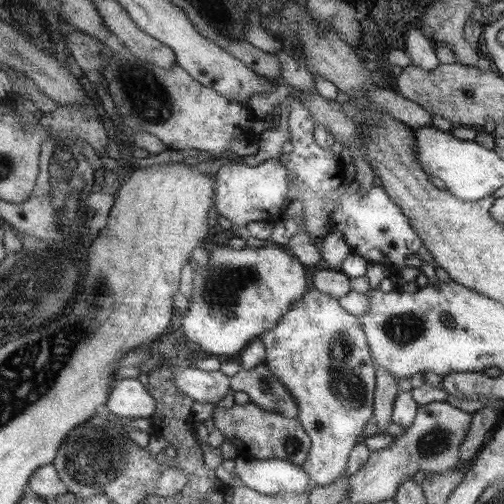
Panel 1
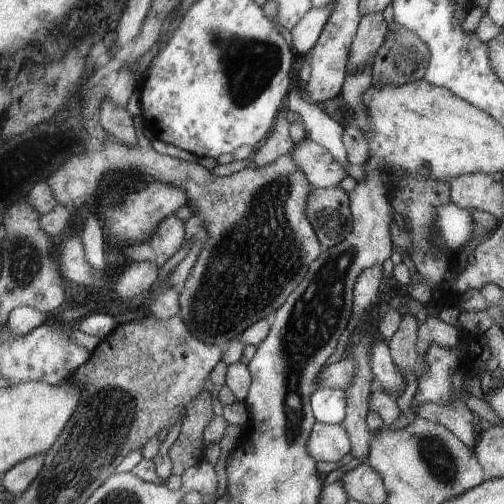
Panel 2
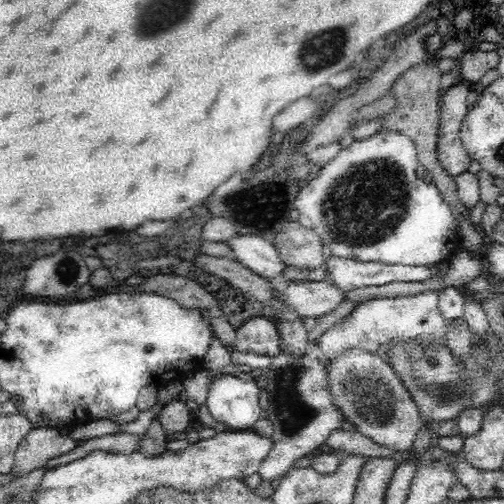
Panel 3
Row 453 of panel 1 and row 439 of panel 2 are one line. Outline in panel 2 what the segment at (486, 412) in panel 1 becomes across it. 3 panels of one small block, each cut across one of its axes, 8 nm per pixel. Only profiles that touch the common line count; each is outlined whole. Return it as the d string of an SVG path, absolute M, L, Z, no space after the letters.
M453 400L449 406L421 404L421 408L417 408L417 416L425 418L427 422L445 426L449 432L457 436L457 440L461 440L469 448L473 448L479 438L475 436L473 428L473 412L461 400Z

